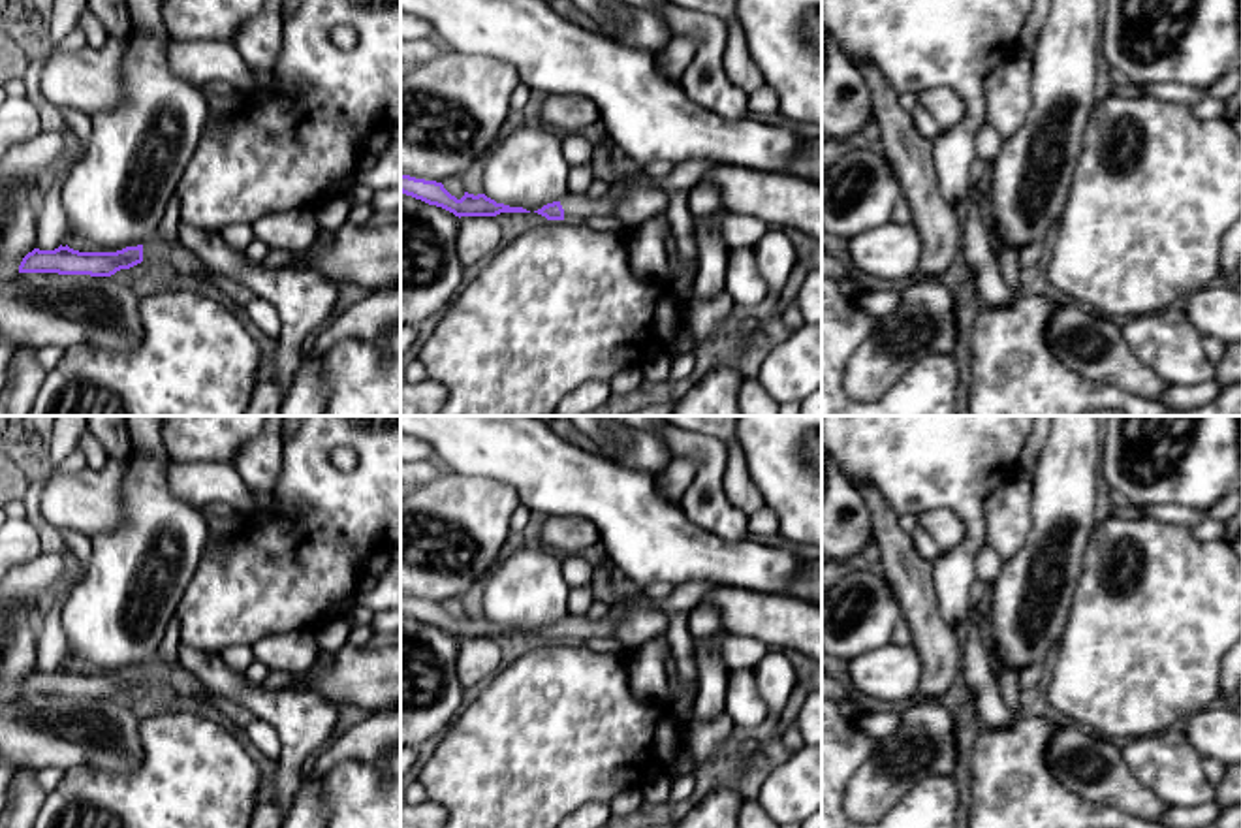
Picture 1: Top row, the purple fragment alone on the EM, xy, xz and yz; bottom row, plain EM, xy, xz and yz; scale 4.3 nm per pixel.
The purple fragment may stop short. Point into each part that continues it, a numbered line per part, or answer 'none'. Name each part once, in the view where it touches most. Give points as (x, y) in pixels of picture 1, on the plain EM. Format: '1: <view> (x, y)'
1: xz (576, 627)

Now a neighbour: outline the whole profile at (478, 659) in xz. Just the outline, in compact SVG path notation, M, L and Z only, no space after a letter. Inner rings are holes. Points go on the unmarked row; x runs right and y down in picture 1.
M461 638L457 679L463 689L489 681L502 668L502 651L493 638Z

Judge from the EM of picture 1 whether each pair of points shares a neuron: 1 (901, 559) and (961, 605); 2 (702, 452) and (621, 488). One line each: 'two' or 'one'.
1: two
2: two

